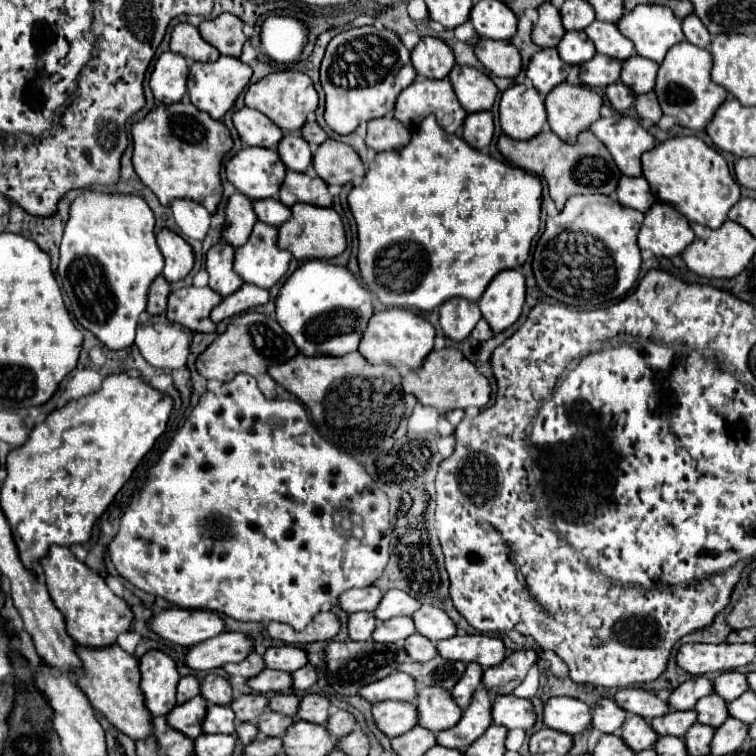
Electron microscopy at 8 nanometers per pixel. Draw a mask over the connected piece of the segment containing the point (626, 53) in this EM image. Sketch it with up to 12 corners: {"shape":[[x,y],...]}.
{"shape":[[595,20],[585,34],[599,54],[627,60],[633,42],[617,24]]}

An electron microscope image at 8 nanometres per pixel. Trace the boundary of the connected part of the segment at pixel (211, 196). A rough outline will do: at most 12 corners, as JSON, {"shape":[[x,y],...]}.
{"shape":[[193,104],[131,126],[137,176],[215,214],[233,140]]}

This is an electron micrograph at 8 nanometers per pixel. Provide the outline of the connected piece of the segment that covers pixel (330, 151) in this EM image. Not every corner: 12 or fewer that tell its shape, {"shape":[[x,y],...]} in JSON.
{"shape":[[325,140],[313,168],[327,184],[347,184],[365,174],[357,152]]}

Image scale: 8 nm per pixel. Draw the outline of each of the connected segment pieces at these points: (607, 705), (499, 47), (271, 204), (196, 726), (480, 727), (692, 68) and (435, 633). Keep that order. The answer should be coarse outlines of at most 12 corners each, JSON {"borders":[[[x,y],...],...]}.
{"borders":[[[601,698],[593,708],[593,728],[617,734],[627,710],[611,698]],[[481,38],[475,56],[495,76],[515,78],[521,56],[511,42]],[[279,198],[255,200],[261,222],[281,226],[291,210]],[[201,696],[175,706],[167,720],[189,738],[203,732],[207,700]],[[479,686],[469,708],[437,740],[465,752],[491,726],[491,698]],[[675,44],[657,72],[663,114],[705,130],[727,90],[711,54]],[[423,604],[413,614],[417,632],[437,642],[457,634],[445,610]]]}

